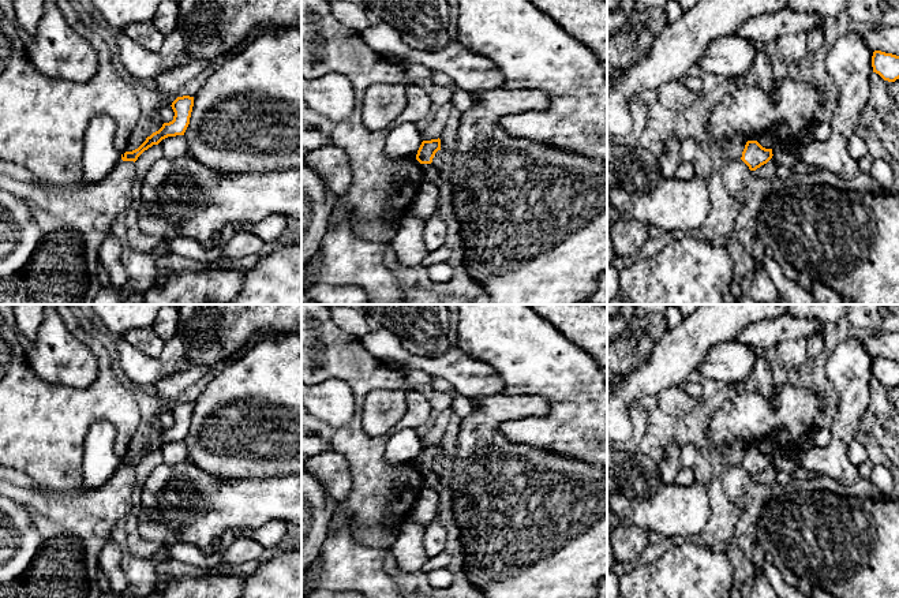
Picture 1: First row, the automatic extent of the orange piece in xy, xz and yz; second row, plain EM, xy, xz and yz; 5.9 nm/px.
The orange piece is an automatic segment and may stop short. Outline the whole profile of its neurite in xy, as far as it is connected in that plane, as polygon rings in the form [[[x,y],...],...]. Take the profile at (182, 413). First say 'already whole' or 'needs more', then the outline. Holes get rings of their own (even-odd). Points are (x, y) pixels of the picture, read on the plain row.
already whole; [[[177,403],[171,412],[175,418],[173,426],[169,429],[164,429],[162,433],[158,437],[153,438],[150,442],[147,442],[146,446],[138,455],[121,460],[123,467],[135,468],[145,456],[147,456],[153,451],[158,451],[162,445],[168,442],[184,441],[190,430],[194,403]]]

